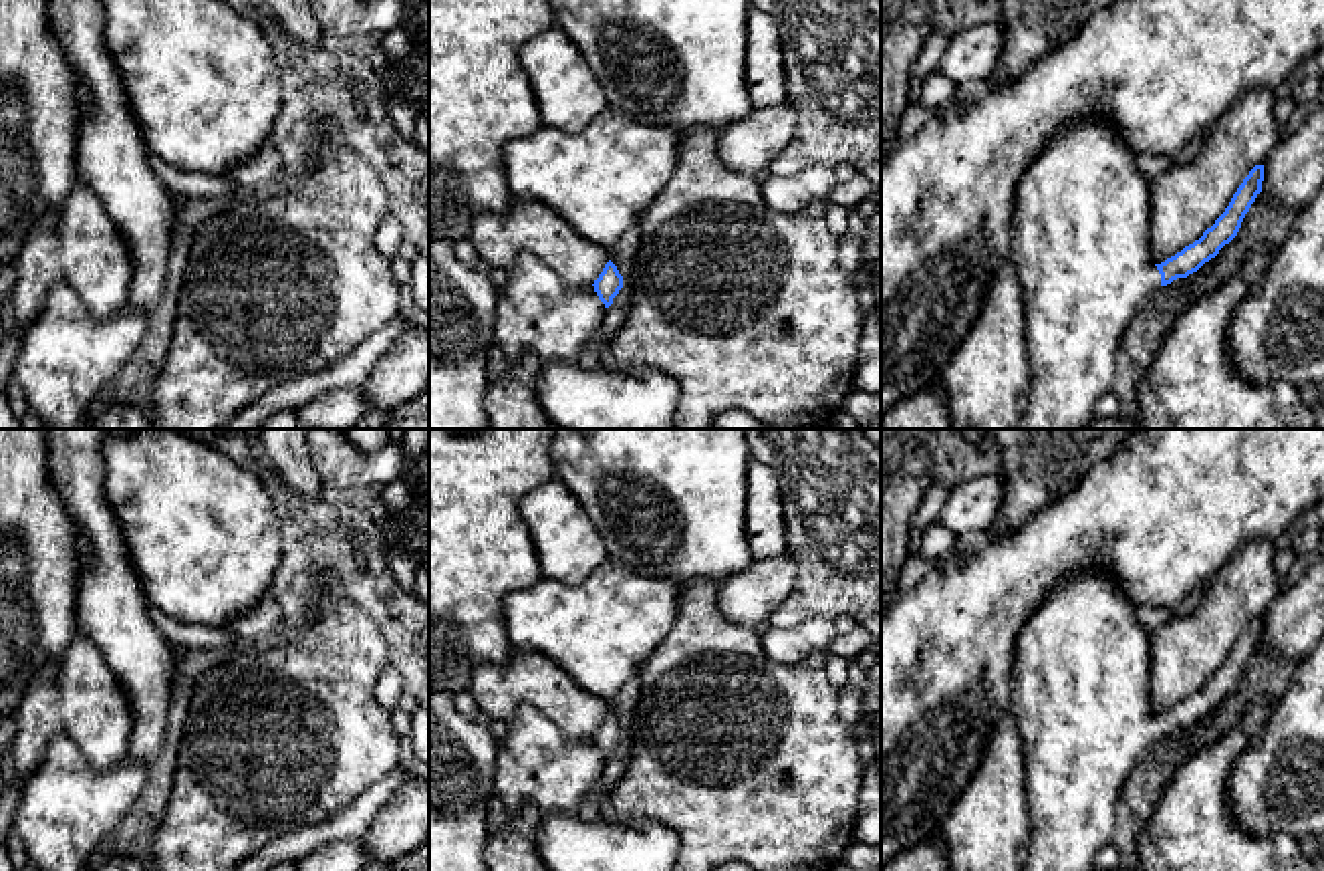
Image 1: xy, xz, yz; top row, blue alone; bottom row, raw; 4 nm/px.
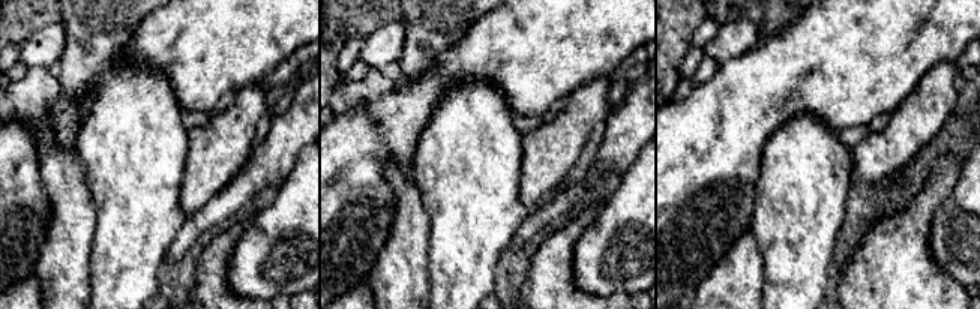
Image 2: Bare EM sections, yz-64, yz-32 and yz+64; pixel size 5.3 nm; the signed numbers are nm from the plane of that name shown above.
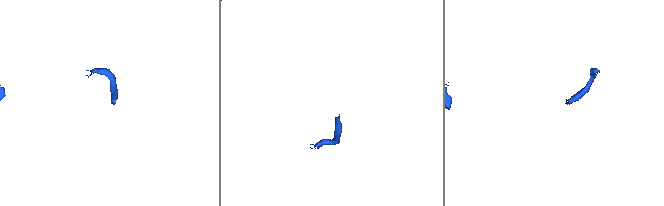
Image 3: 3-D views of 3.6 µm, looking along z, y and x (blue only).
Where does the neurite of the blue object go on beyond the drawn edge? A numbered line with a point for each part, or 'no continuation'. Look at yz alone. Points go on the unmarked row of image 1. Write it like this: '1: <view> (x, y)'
1: yz (1081, 702)

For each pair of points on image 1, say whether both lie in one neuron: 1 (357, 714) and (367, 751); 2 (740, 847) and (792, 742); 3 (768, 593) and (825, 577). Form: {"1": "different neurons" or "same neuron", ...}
{"1": "same neuron", "2": "same neuron", "3": "different neurons"}

